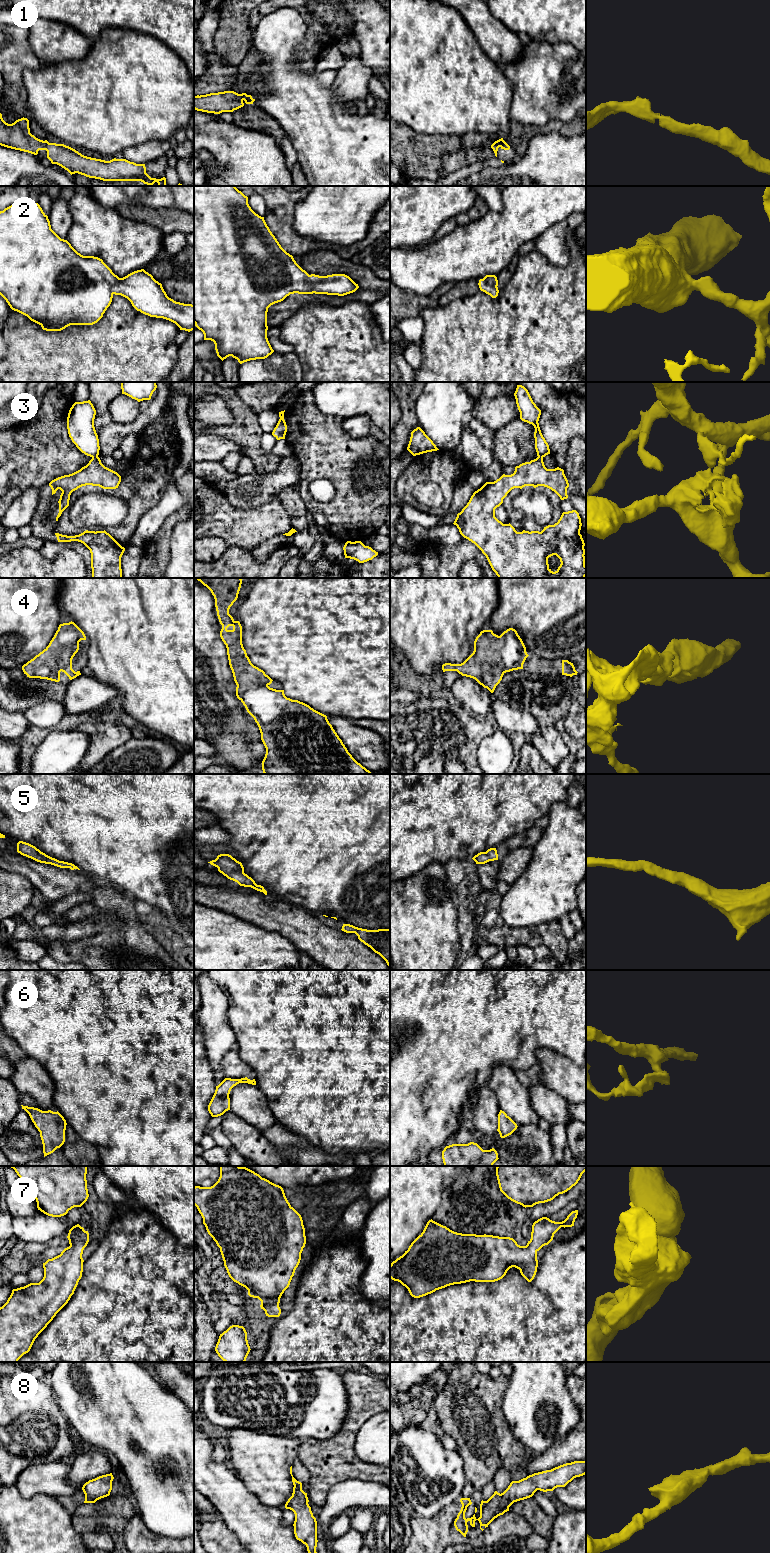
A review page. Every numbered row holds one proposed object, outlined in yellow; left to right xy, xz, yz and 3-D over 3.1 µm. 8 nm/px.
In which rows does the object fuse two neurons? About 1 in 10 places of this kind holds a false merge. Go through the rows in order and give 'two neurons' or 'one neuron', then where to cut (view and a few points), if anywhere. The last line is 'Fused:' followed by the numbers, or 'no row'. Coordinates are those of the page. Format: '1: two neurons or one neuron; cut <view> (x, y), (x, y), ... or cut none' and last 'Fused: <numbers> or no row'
1: one neuron; cut none
2: one neuron; cut none
3: two neurons; cut xy (97, 455), (92, 458)
4: one neuron; cut none
5: one neuron; cut none
6: one neuron; cut none
7: one neuron; cut none
8: one neuron; cut none
Fused: 3

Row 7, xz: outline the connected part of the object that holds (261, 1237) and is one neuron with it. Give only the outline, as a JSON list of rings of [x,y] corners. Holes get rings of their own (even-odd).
[[[219,1166],[220,1177],[211,1187],[194,1187],[194,1205],[208,1234],[220,1248],[229,1277],[261,1301],[268,1317],[279,1317],[280,1298],[289,1287],[306,1244],[301,1215],[290,1205],[284,1190],[254,1171],[240,1166]]]

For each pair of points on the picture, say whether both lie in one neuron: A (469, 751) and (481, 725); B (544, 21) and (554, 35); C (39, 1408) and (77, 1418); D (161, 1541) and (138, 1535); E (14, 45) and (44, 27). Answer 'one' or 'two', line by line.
A: one
B: one
C: two
D: one
E: two

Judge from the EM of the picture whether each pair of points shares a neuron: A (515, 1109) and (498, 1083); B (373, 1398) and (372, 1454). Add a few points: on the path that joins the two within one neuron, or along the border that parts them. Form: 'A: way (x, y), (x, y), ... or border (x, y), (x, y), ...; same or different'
A: way (515, 1103), (514, 1099), (504, 1089); same
B: border (379, 1412), (374, 1414), (357, 1433); different

